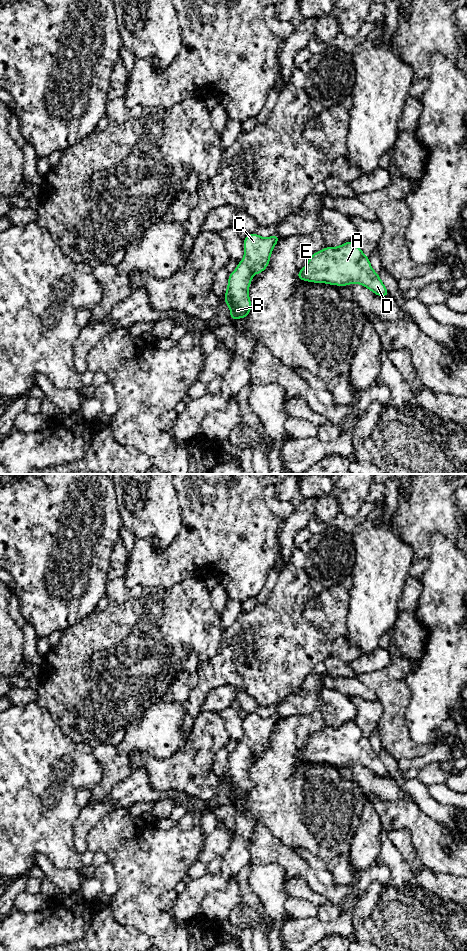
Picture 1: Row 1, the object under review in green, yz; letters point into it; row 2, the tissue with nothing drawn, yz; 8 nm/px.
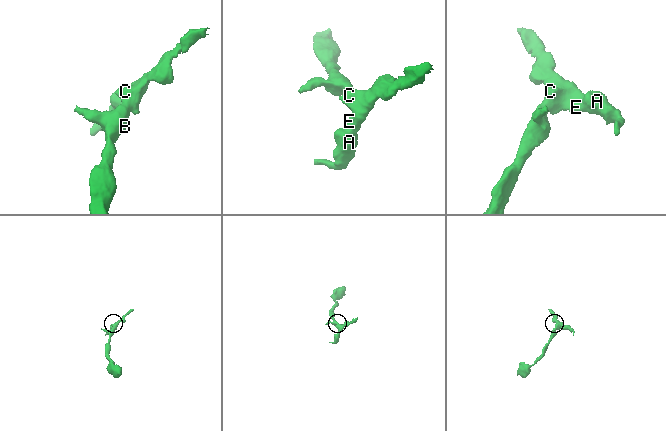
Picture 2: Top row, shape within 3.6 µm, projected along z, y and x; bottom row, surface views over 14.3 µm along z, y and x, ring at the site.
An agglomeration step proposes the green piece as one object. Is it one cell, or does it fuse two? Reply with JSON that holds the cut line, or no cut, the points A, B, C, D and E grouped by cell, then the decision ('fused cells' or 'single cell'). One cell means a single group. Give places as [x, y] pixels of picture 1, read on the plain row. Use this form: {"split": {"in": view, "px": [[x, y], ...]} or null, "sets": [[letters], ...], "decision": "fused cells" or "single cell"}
{"split": null, "sets": [["A", "B", "C", "D", "E"]], "decision": "single cell"}

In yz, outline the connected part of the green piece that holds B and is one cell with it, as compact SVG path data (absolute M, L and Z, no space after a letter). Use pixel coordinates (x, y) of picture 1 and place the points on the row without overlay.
M256 712L247 714L243 720L244 737L228 756L224 781L230 790L231 802L248 797L252 783L248 774L253 754L261 754L269 745L273 728L280 717L274 714L263 718Z

